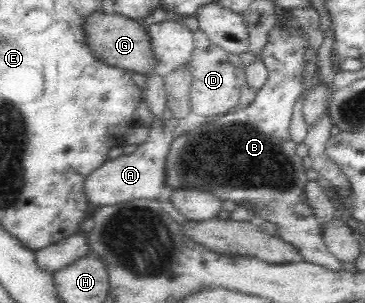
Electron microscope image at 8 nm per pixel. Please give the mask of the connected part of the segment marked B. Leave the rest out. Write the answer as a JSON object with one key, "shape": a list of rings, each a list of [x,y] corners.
{"shape":[[[278,26],[273,28],[267,46],[263,48],[263,61],[269,70],[269,78],[253,98],[234,111],[212,117],[193,130],[185,131],[172,139],[163,163],[162,188],[177,190],[199,190],[207,192],[217,200],[235,202],[248,210],[252,221],[273,222],[277,227],[277,235],[287,242],[299,247],[303,260],[315,262],[332,270],[341,268],[342,262],[325,246],[320,235],[320,221],[307,196],[307,169],[301,163],[301,157],[295,153],[295,143],[289,133],[289,122],[293,114],[293,106],[300,96],[301,81],[298,73],[301,67],[301,55],[305,39],[296,32],[286,34],[280,32]]]}

